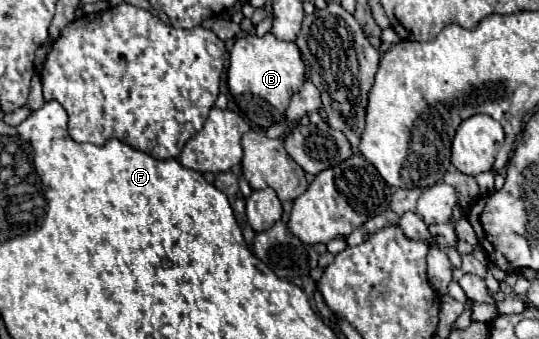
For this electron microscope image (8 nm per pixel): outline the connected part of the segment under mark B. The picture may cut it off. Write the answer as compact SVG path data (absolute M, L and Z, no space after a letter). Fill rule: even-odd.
M272 32L266 36L242 36L236 40L230 52L228 88L238 104L240 112L260 128L268 128L286 118L286 108L294 92L306 80L306 64L294 42L278 40Z

